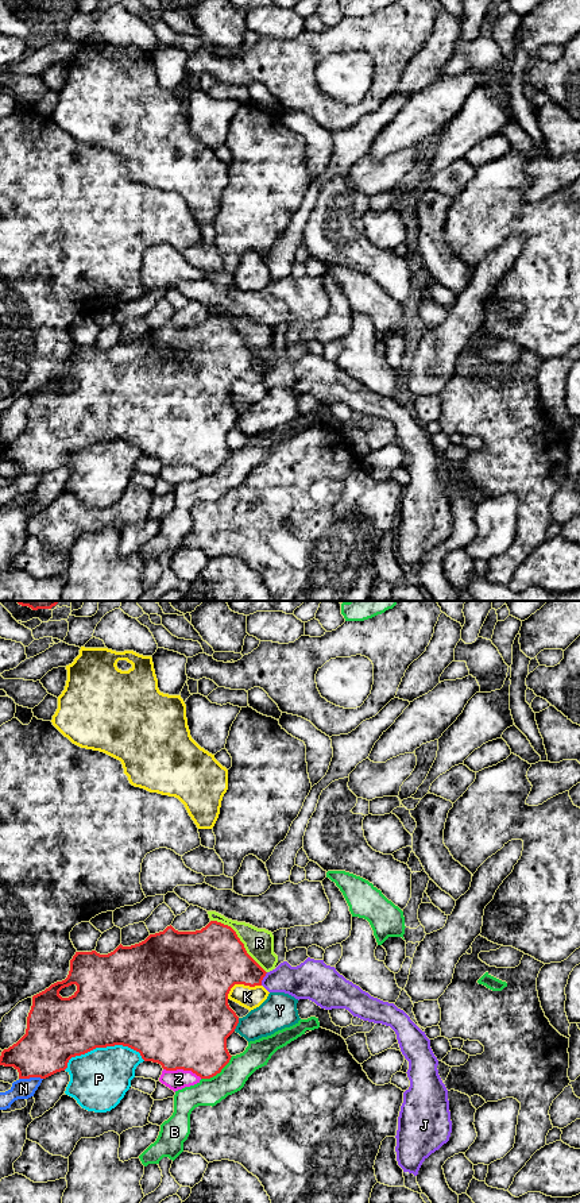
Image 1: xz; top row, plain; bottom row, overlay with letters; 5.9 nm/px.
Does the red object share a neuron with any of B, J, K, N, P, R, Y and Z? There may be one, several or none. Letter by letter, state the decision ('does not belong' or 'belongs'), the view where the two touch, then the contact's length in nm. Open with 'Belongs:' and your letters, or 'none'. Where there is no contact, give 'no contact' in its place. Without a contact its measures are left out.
Belongs: none
B: does not belong; contact in xz; length 240 nm
J: does not belong; contact in xz; length 90 nm
K: does not belong; contact in xz; length 220 nm
N: does not belong; contact in xz; length 140 nm
P: does not belong; contact in xz; length 500 nm
R: does not belong; contact in xz; length 460 nm
Y: does not belong; contact in xz; length 90 nm
Z: does not belong; contact in xz; length 240 nm

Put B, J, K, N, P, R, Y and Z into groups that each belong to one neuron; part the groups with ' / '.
B / J R / K / N / P / Y / Z

